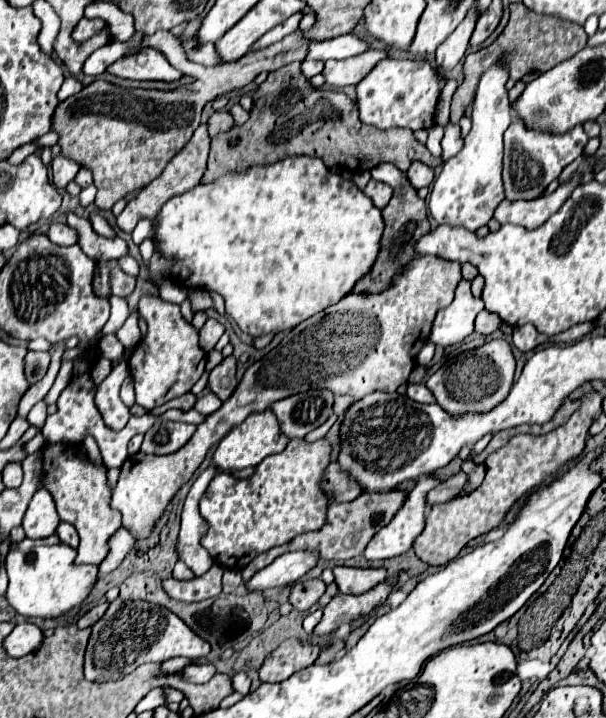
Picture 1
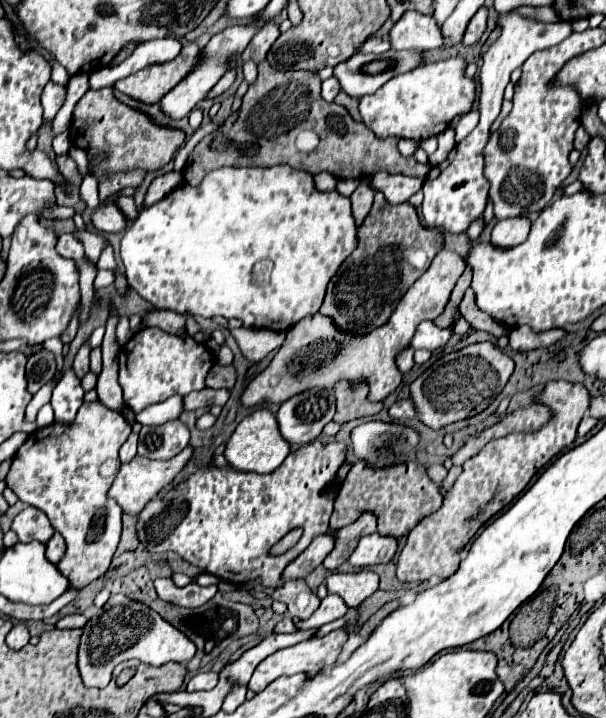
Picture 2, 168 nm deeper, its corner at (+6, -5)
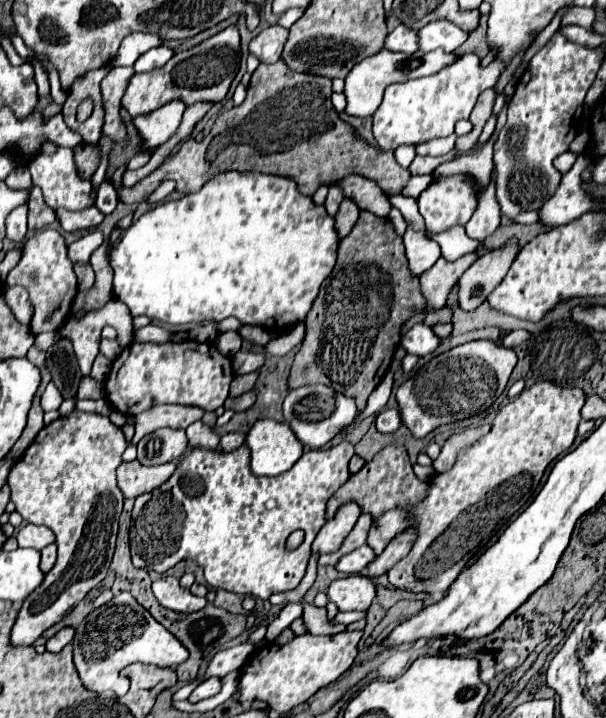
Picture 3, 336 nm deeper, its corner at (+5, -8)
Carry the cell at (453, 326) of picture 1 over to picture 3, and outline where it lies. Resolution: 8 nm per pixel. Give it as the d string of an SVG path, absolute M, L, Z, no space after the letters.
M426 324L412 326L408 330L408 334L400 340L400 346L404 346L404 350L408 354L418 354L418 356L432 354L438 348L438 344L440 344L440 338Z

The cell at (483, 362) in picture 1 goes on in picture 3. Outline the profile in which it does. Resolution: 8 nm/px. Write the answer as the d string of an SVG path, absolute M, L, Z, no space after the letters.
M474 340L434 356L396 392L402 422L416 438L424 438L442 424L480 414L490 408L494 400L504 392L514 366L516 352L490 340Z

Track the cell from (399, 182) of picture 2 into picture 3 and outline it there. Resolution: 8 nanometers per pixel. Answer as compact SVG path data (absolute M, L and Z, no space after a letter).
M352 174L352 176L344 176L336 184L344 188L344 196L350 196L356 200L356 204L360 204L360 210L370 210L376 216L388 216L388 212L392 210L388 194L382 192L378 184L370 178Z

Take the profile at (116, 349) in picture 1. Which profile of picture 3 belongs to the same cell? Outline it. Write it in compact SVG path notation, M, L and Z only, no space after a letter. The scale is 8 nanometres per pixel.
M98 354L96 360L94 360L94 366L92 366L90 376L92 376L94 380L98 380L98 382L104 382L106 376L108 376L108 372L110 372L110 360L108 360L106 356Z

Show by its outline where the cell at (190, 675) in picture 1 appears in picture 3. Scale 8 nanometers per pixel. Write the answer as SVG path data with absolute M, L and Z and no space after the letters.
M212 676L212 678L208 678L208 680L202 680L196 688L194 688L194 692L190 694L190 702L198 702L198 700L204 700L204 698L210 698L210 696L214 696L214 694L218 694L220 692L220 678L216 678L216 676Z

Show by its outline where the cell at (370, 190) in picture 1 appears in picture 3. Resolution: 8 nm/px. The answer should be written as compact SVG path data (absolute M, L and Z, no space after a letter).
M344 198L340 204L340 210L336 214L336 228L340 232L340 238L344 238L354 228L358 216L360 216L358 204L352 198Z

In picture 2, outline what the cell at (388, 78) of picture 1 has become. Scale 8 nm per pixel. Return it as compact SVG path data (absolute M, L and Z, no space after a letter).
M449 57L437 63L425 63L415 71L395 75L379 91L359 99L359 111L363 123L381 139L405 137L405 139L427 139L443 133L457 115L471 111L477 83L465 75L465 57Z

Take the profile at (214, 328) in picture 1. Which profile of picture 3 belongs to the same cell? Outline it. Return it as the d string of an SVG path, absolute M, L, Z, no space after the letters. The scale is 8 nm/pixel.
M222 332L218 334L216 338L216 348L224 354L224 356L234 356L238 350L240 350L240 344L242 344L242 338L238 332Z

